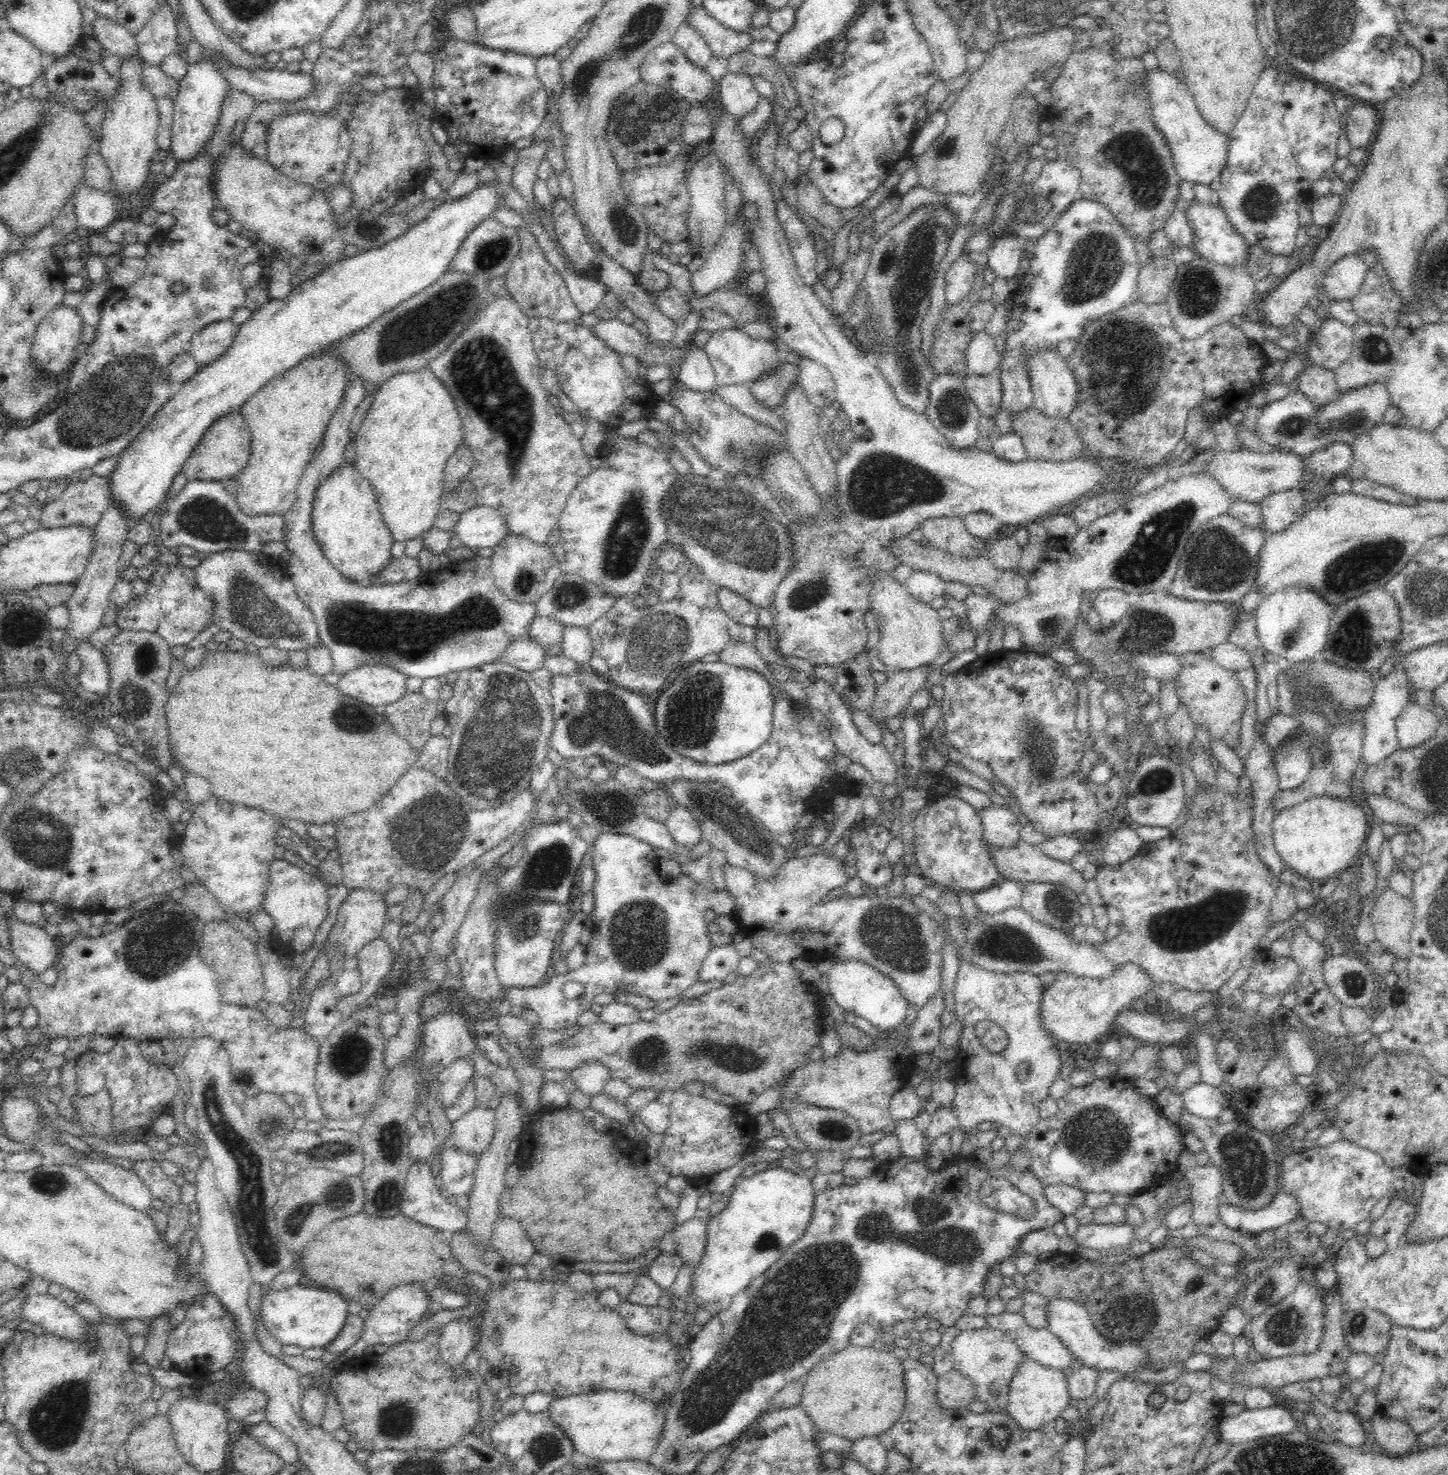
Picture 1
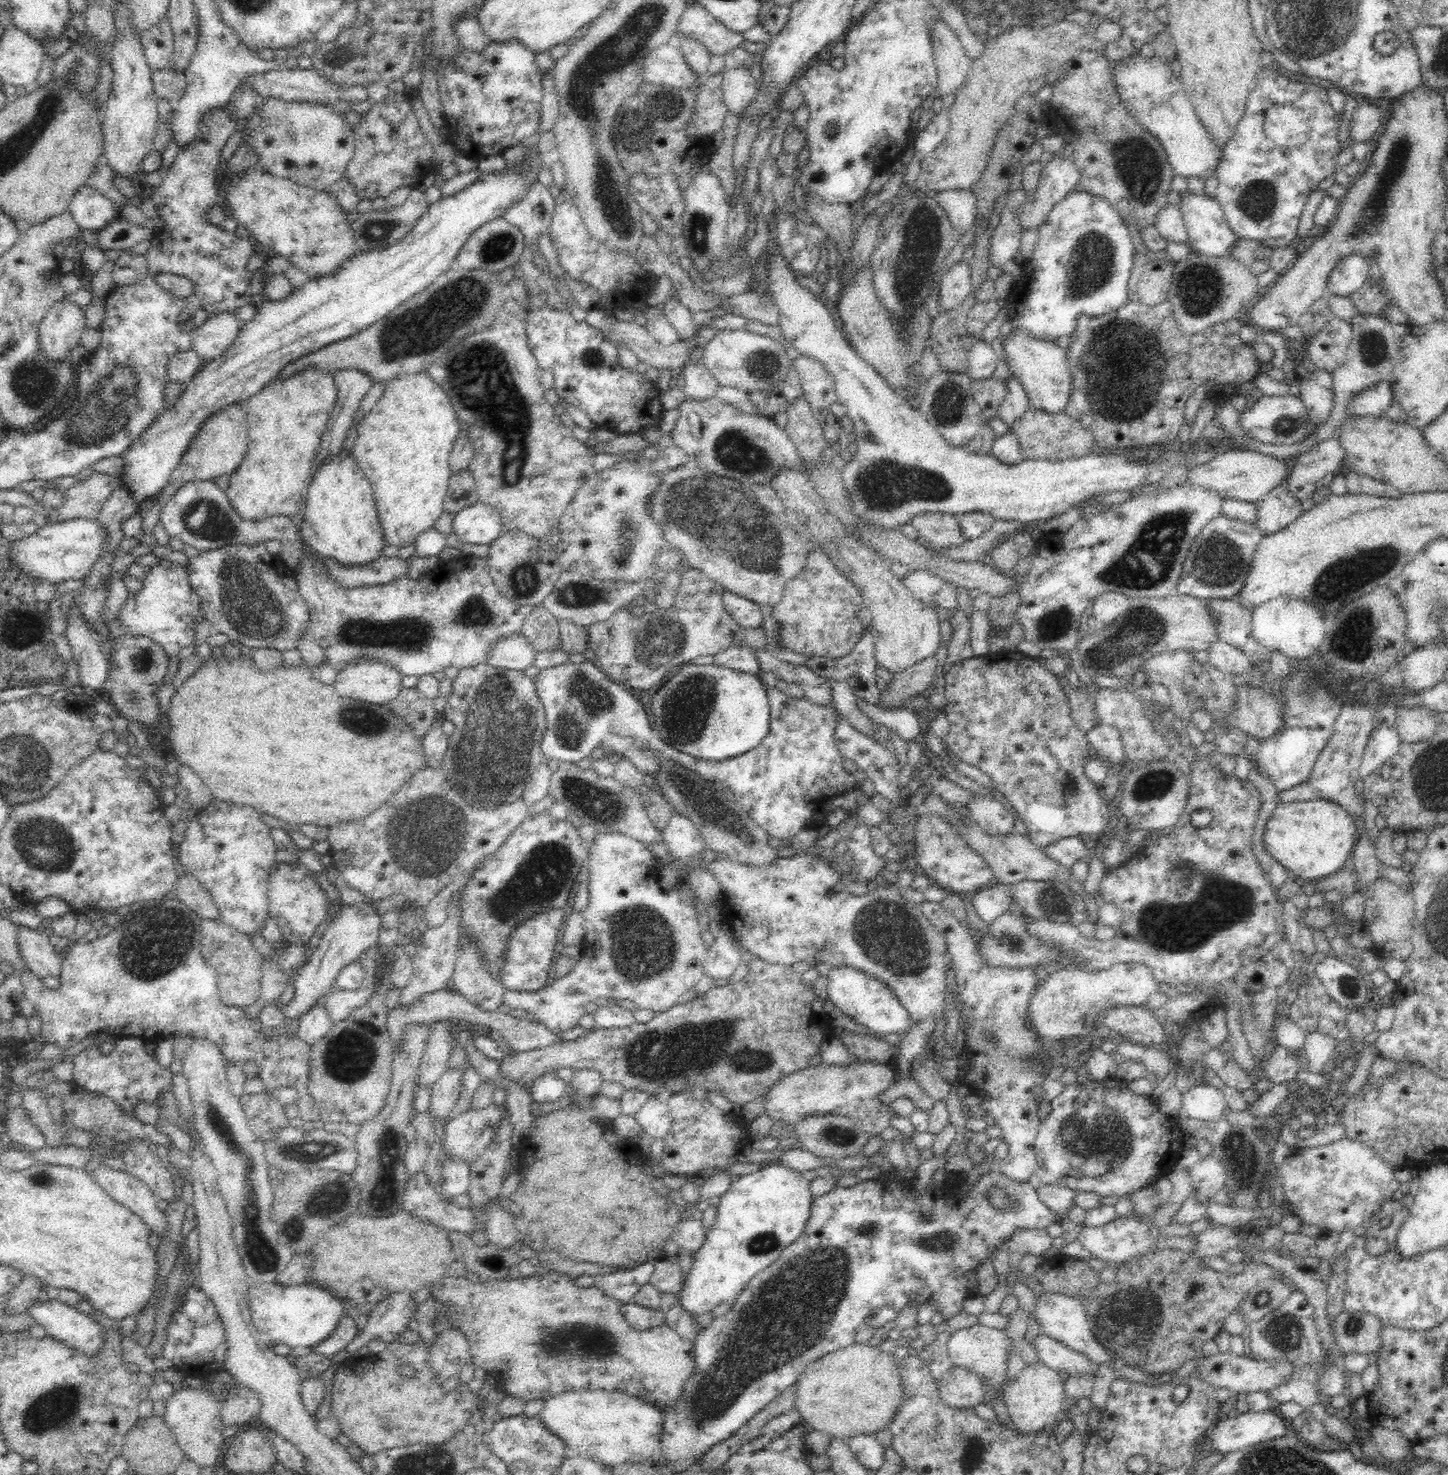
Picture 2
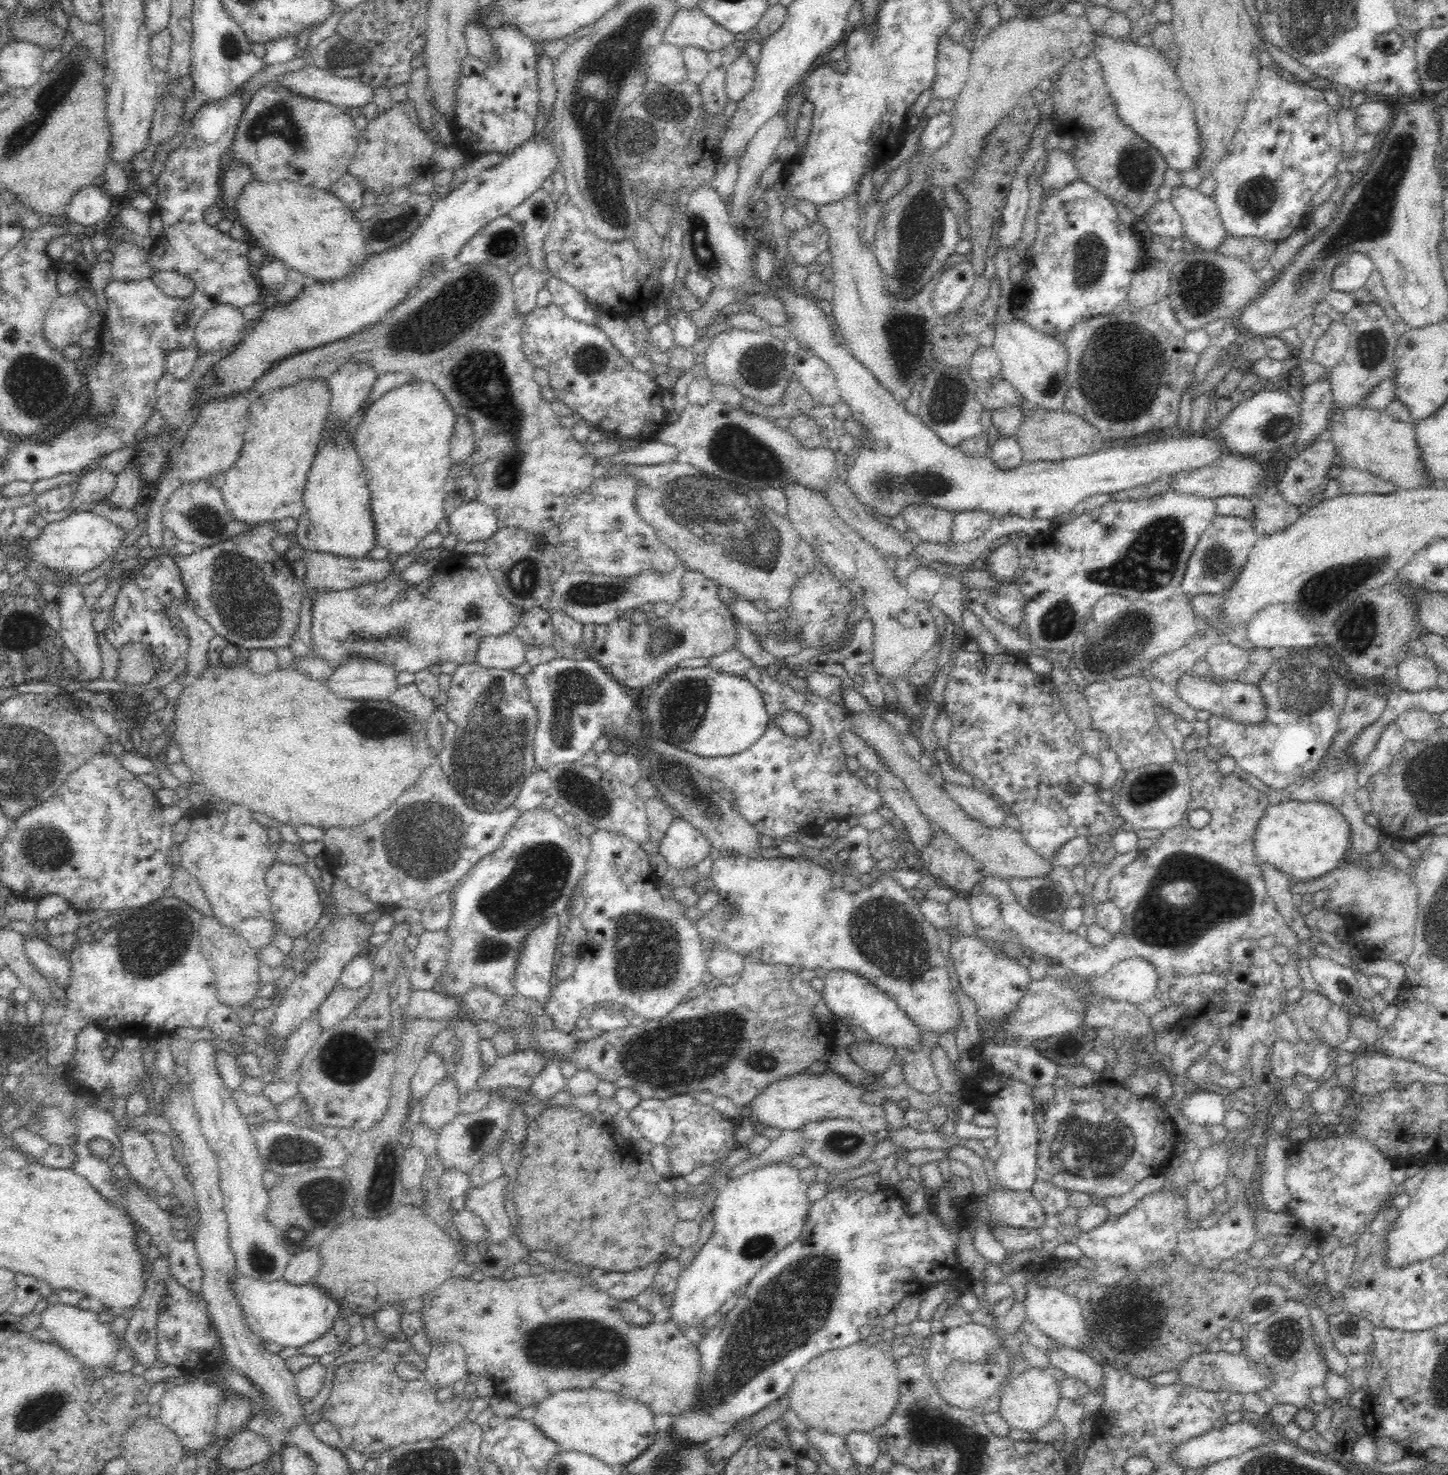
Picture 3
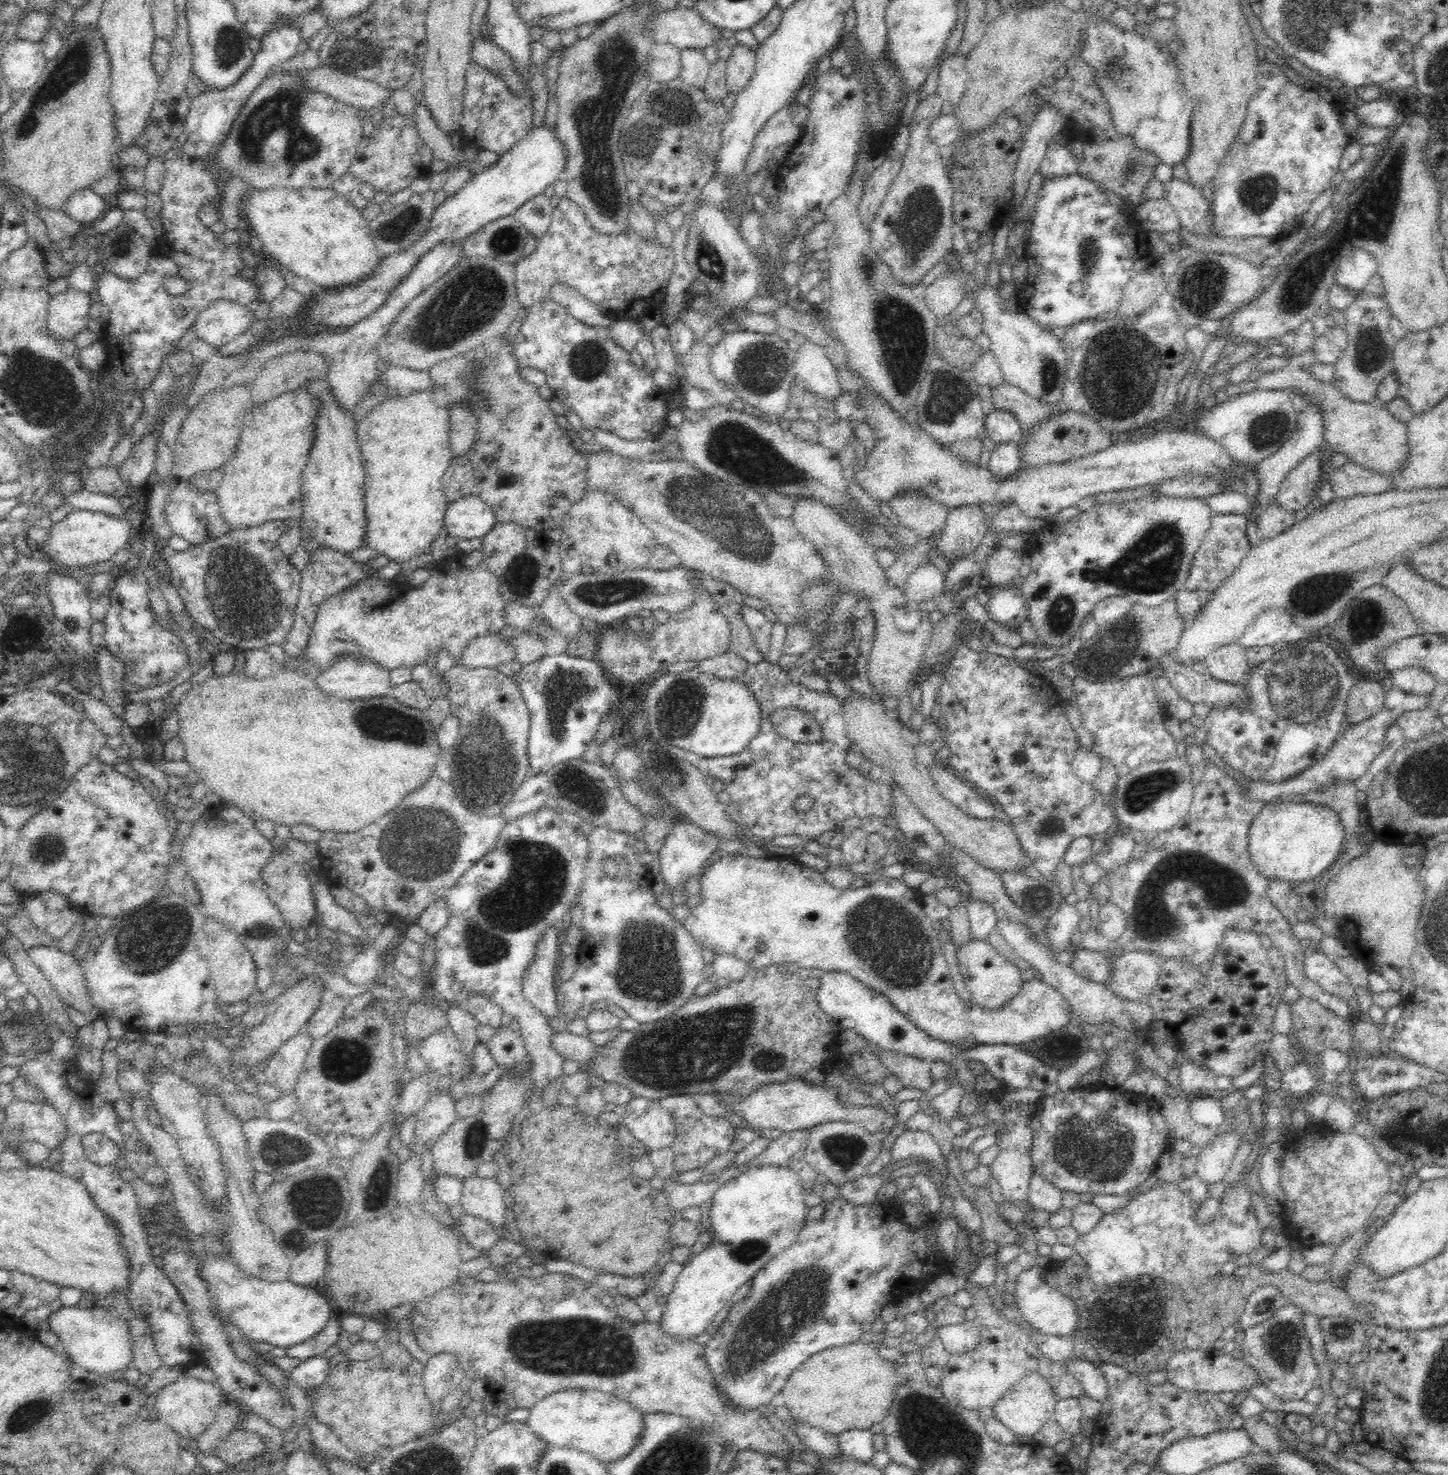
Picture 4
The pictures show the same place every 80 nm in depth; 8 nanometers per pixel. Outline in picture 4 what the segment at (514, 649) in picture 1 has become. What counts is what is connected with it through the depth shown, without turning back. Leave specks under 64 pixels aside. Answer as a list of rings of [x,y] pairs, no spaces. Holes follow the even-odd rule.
[[[495,634],[486,635],[468,640],[460,658],[456,658],[456,665],[460,668],[489,667],[494,669],[498,664],[514,660],[514,656],[516,653],[510,642],[501,640]]]

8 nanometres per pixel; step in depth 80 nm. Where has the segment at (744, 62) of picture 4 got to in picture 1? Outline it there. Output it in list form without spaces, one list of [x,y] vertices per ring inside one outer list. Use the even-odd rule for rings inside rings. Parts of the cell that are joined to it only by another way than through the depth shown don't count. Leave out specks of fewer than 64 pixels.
[[[728,72],[719,80],[719,100],[722,108],[737,119],[752,112],[761,97],[754,88],[752,77],[747,74]]]

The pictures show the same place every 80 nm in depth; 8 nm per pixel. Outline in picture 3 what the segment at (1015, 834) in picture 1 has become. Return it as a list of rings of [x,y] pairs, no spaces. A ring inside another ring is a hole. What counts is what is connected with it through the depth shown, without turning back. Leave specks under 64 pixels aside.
[[[944,779],[940,788],[946,791],[968,816],[984,826],[998,828],[1004,825],[1004,818],[1007,815],[1005,808],[996,797],[980,787],[961,785]]]

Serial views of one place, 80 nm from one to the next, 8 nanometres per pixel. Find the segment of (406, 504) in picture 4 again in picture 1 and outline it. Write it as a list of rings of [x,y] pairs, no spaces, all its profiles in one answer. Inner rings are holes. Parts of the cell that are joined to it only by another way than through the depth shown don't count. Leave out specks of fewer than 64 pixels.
[[[429,367],[396,373],[377,389],[378,394],[366,410],[368,414],[355,437],[356,459],[353,464],[372,485],[383,522],[393,540],[404,543],[434,527],[443,502],[446,464],[463,442],[463,423],[452,396]]]

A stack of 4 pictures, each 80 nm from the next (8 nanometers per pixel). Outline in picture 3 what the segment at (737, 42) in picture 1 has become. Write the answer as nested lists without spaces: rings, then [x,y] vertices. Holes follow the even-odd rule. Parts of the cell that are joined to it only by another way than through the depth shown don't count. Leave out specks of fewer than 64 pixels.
[[[696,6],[676,10],[660,42],[680,48],[694,46],[709,53],[731,45],[734,37],[735,35],[718,26]]]

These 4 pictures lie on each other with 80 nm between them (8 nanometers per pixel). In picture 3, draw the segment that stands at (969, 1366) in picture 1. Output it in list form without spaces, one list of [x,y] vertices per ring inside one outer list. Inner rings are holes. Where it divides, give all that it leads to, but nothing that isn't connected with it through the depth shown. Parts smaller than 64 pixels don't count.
[[[974,1321],[944,1330],[945,1350],[952,1360],[968,1363],[987,1361],[1001,1348],[1000,1337]]]

